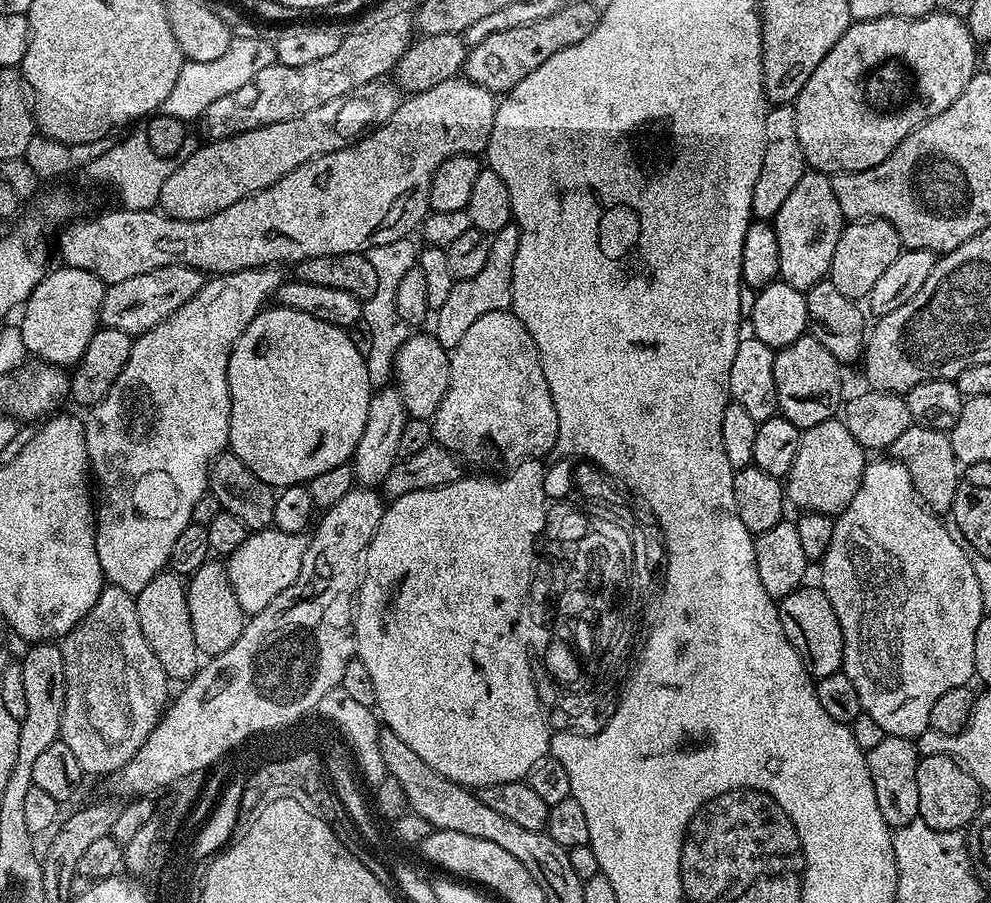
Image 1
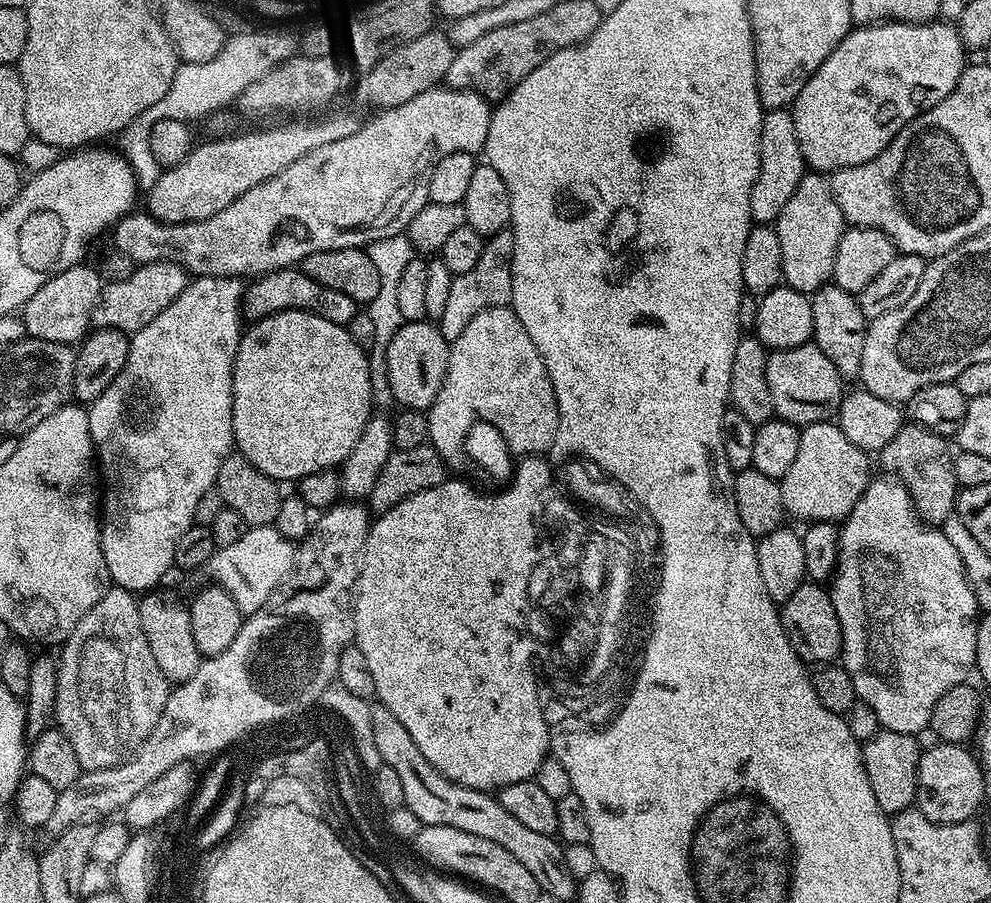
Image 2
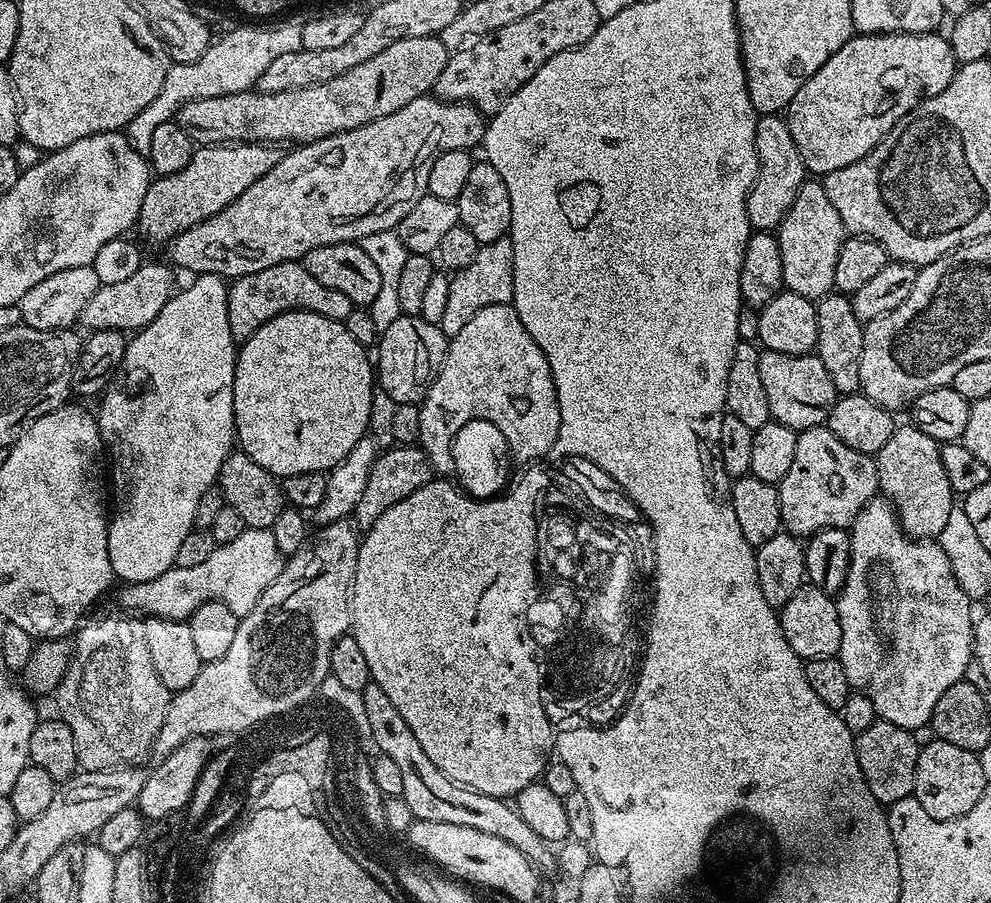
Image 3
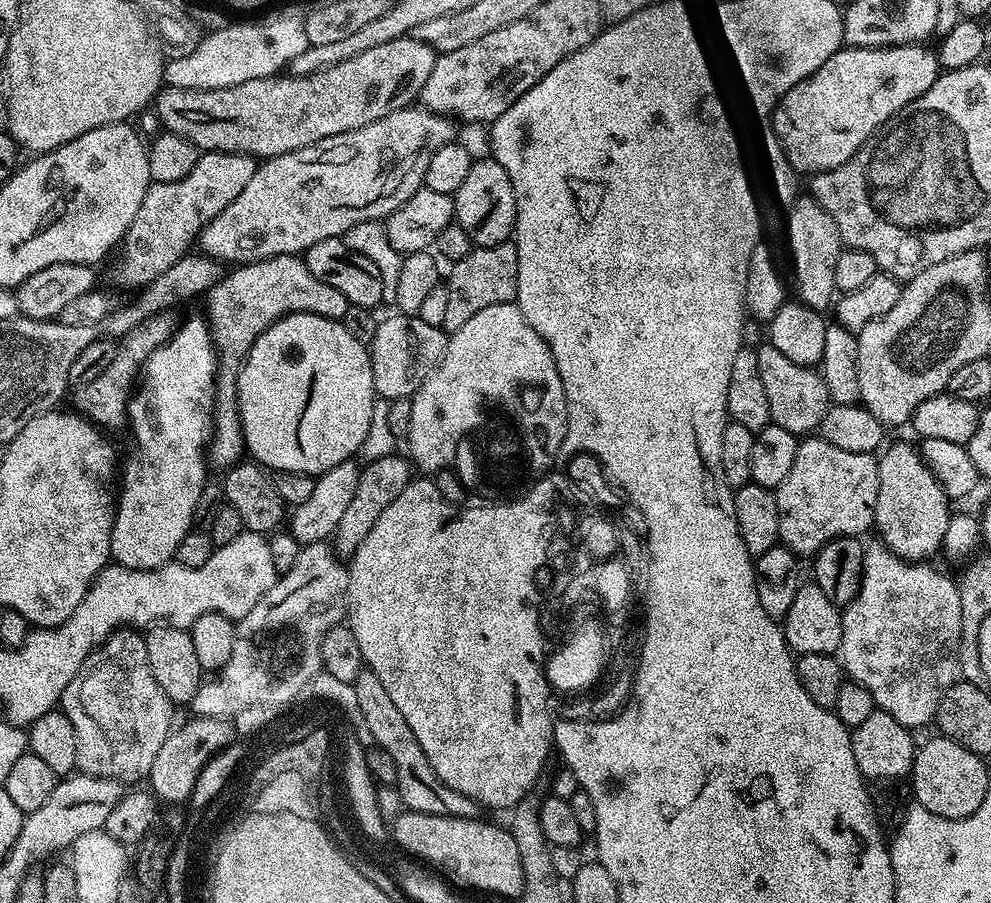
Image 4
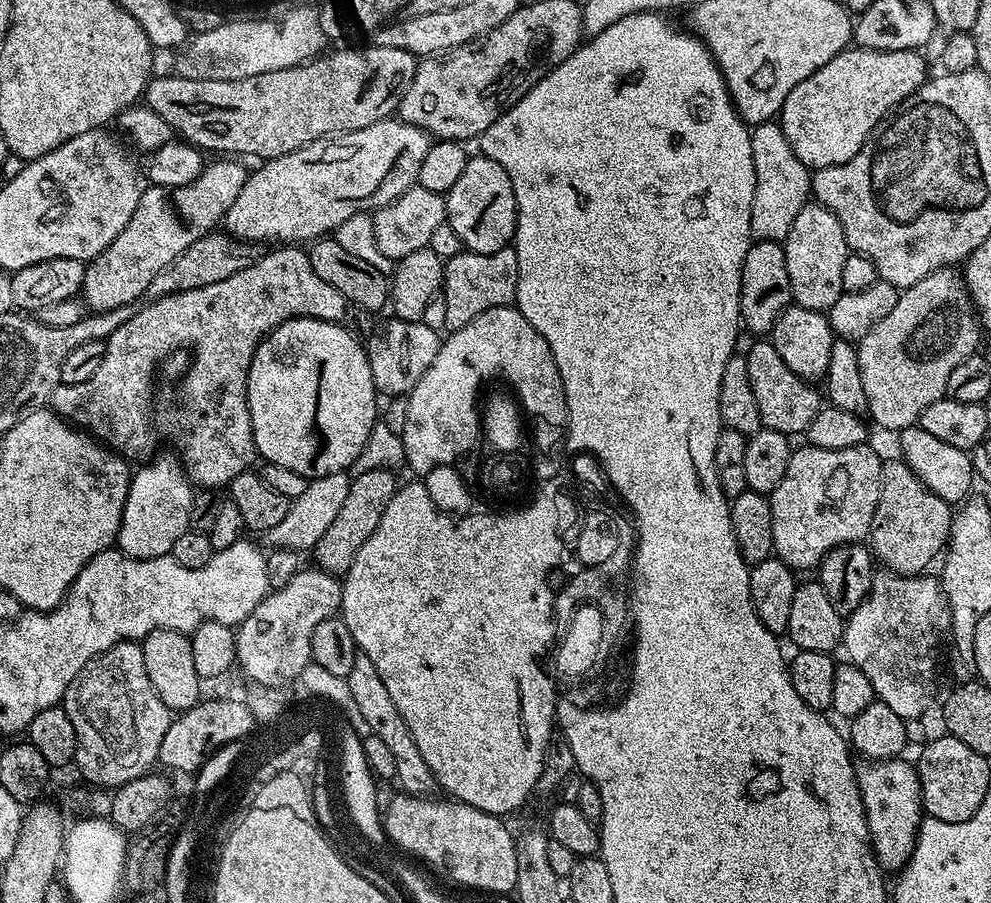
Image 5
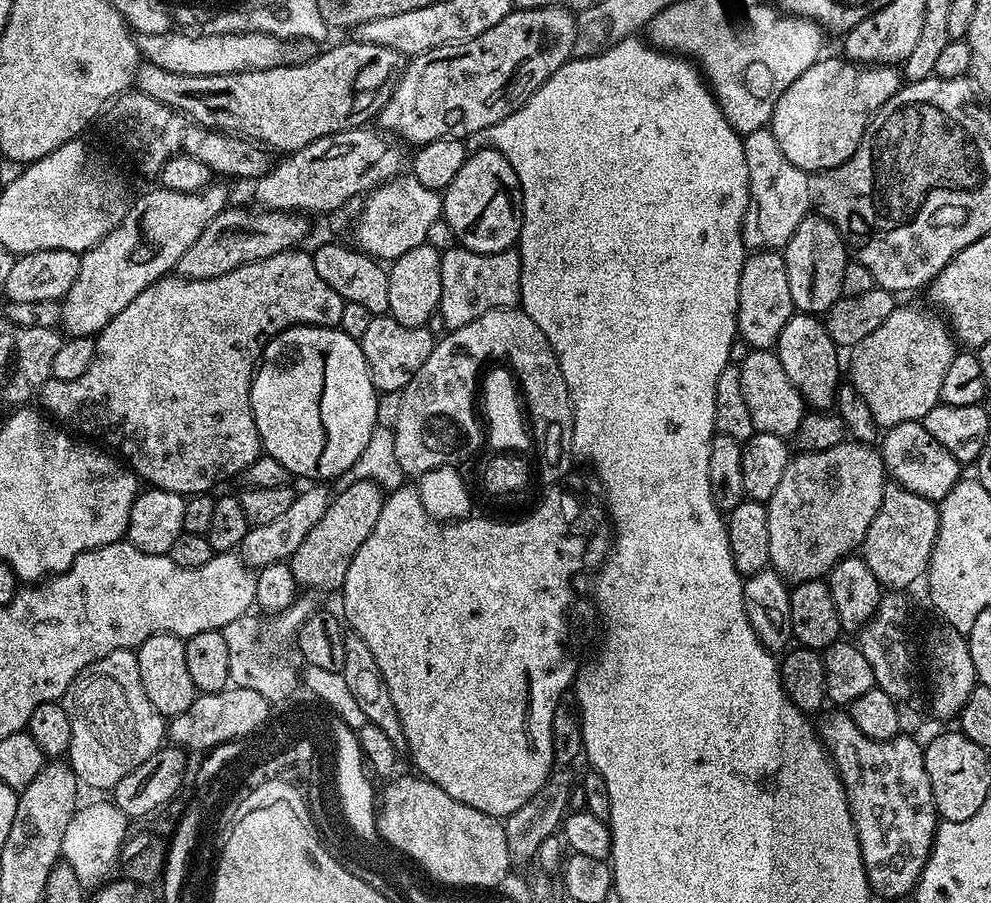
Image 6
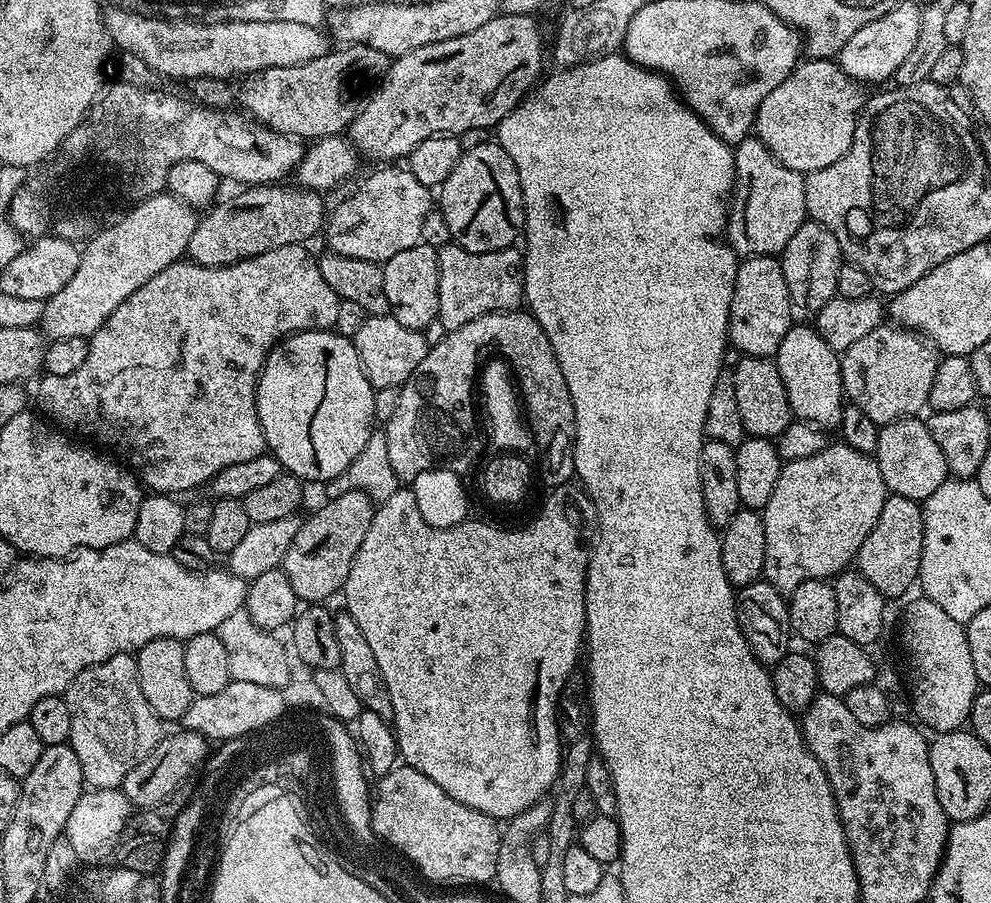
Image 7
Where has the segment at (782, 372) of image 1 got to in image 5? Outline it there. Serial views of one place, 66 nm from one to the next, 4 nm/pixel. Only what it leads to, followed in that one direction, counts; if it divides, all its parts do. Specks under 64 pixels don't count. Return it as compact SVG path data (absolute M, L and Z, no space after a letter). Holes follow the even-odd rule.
M771 339L757 340L760 341L752 349L747 349L746 355L750 386L754 390L754 402L758 402L761 425L770 430L778 430L789 438L795 437L795 432L807 433L810 422L814 422L814 414L818 414L822 407L822 396L817 385L794 374L794 370L782 362L782 354L774 350Z

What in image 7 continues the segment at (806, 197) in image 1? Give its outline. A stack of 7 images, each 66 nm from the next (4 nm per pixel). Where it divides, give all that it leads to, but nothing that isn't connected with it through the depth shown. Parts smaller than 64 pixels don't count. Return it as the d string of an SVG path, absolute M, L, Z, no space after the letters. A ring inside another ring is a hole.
M804 223L798 234L794 234L790 242L786 242L779 262L786 278L786 286L790 290L790 298L797 309L805 308L808 314L815 314L822 306L826 306L826 302L837 296L838 270L842 263L840 247L838 238L834 238L834 234L830 234L830 230L822 225Z

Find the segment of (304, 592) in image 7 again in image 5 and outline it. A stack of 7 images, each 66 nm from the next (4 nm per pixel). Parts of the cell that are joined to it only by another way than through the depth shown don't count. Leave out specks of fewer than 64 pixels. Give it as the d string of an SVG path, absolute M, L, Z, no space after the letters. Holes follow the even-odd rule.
M379 468L378 470L366 470L366 474L355 477L349 483L348 497L342 506L342 510L334 522L330 522L330 528L322 534L322 538L317 542L314 555L315 567L323 568L325 572L331 572L333 576L343 577L345 572L350 570L354 562L354 554L374 534L378 522L385 512L386 506L390 506L390 498L394 498L398 487L397 473L390 468Z

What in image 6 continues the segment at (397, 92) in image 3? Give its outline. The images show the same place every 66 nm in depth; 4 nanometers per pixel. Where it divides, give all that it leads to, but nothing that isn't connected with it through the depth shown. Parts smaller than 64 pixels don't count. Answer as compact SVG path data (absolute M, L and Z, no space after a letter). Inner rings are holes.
M355 38L349 40L349 44L336 44L333 48L318 53L313 60L304 60L301 64L285 62L274 68L253 68L250 72L191 76L174 74L170 70L162 70L144 62L136 69L134 84L142 94L154 98L173 112L188 117L201 128L247 138L265 149L277 148L280 154L291 154L323 136L367 125L371 116L372 119L379 117L384 104L392 97L392 90L402 71L400 53Z

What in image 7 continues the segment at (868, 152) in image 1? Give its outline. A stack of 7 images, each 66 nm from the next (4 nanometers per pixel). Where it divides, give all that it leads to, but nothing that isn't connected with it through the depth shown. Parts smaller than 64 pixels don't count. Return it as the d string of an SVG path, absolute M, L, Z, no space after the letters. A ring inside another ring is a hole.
M805 59L797 64L796 69L781 82L774 86L766 98L762 98L762 106L758 106L754 135L778 158L782 166L795 172L810 173L822 170L822 166L830 166L850 150L850 142L854 138L856 118L866 99L865 89L857 80L851 80L835 59Z

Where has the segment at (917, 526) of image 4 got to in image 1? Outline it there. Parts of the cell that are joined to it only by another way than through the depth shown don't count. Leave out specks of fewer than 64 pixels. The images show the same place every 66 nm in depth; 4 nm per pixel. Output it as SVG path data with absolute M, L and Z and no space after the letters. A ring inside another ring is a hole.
M914 422L892 443L890 456L902 466L906 466L914 482L914 490L918 490L924 503L933 512L944 514L951 509L956 489L962 483L962 468L954 454L954 446L949 433L939 432Z

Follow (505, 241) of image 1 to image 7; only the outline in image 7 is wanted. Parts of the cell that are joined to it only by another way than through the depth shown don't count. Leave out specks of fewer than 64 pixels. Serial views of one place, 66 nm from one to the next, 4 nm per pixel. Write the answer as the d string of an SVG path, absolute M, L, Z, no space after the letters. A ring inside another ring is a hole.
M455 242L437 251L438 317L446 332L491 312L514 312L524 304L524 258L519 247L497 252L471 252Z

